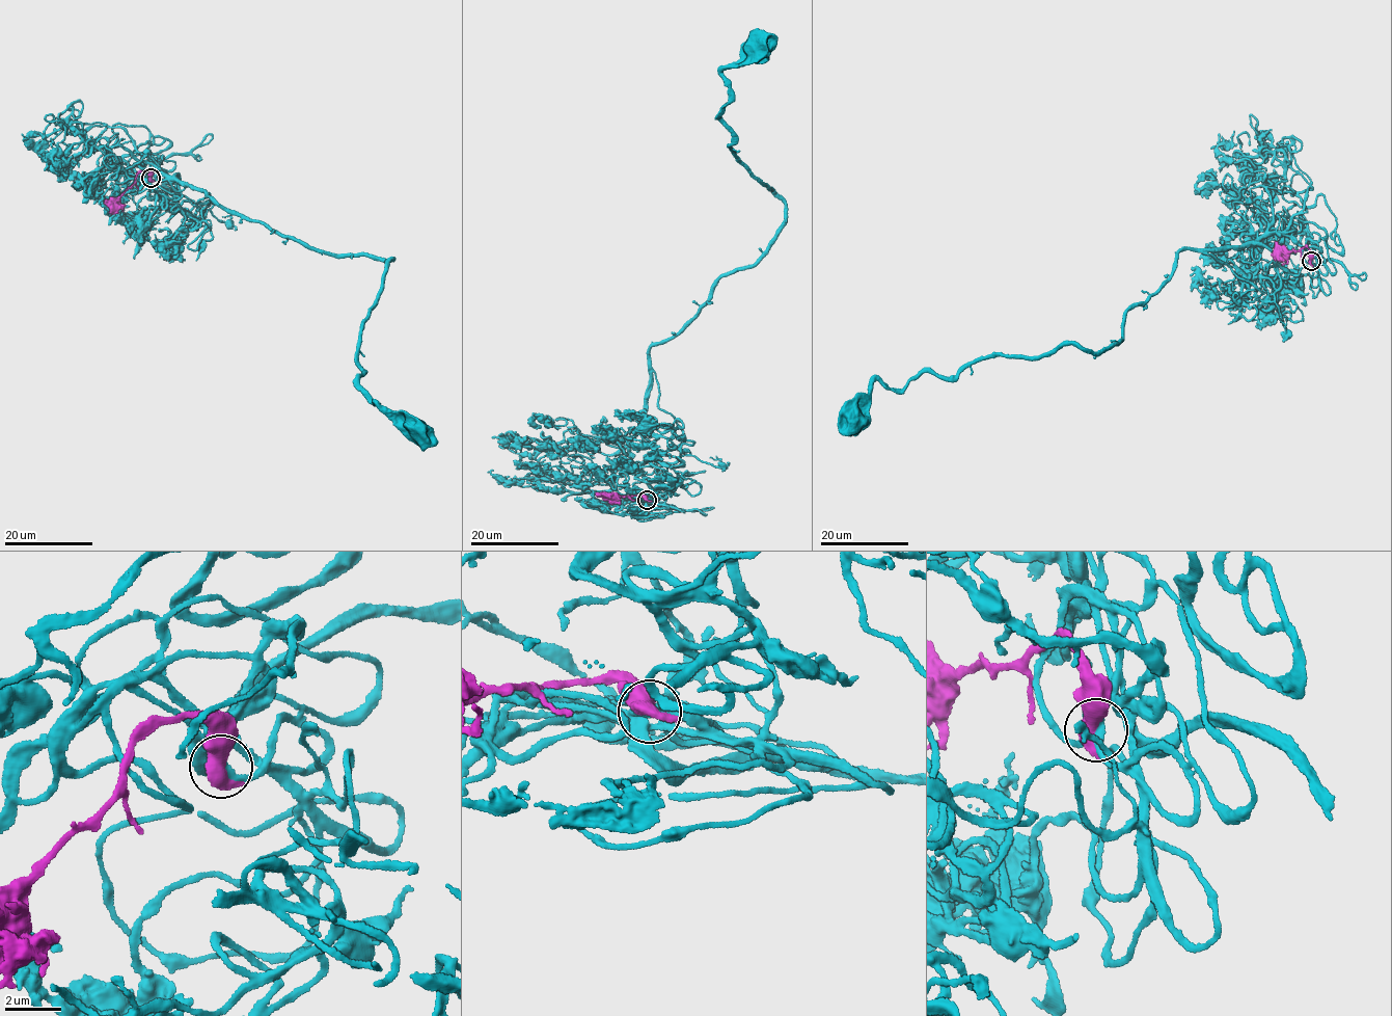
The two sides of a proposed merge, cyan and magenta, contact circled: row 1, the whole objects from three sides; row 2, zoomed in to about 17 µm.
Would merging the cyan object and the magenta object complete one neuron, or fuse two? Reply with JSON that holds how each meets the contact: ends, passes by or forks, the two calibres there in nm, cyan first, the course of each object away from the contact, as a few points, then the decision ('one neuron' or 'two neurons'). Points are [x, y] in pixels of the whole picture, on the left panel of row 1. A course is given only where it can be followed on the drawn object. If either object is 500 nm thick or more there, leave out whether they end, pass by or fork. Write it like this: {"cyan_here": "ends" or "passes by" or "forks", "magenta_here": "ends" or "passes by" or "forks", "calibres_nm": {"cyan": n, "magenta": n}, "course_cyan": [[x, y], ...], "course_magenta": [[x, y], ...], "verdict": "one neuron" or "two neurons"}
{"cyan_here": "passes by", "magenta_here": "passes by", "calibres_nm": {"cyan": 240, "magenta": 480}, "course_cyan": [[151, 178], [162, 157], [161, 174], [281, 236], [392, 260], [364, 321], [358, 382], [425, 433]], "course_magenta": [[151, 178], [147, 170], [139, 171], [109, 212]], "verdict": "one neuron"}

